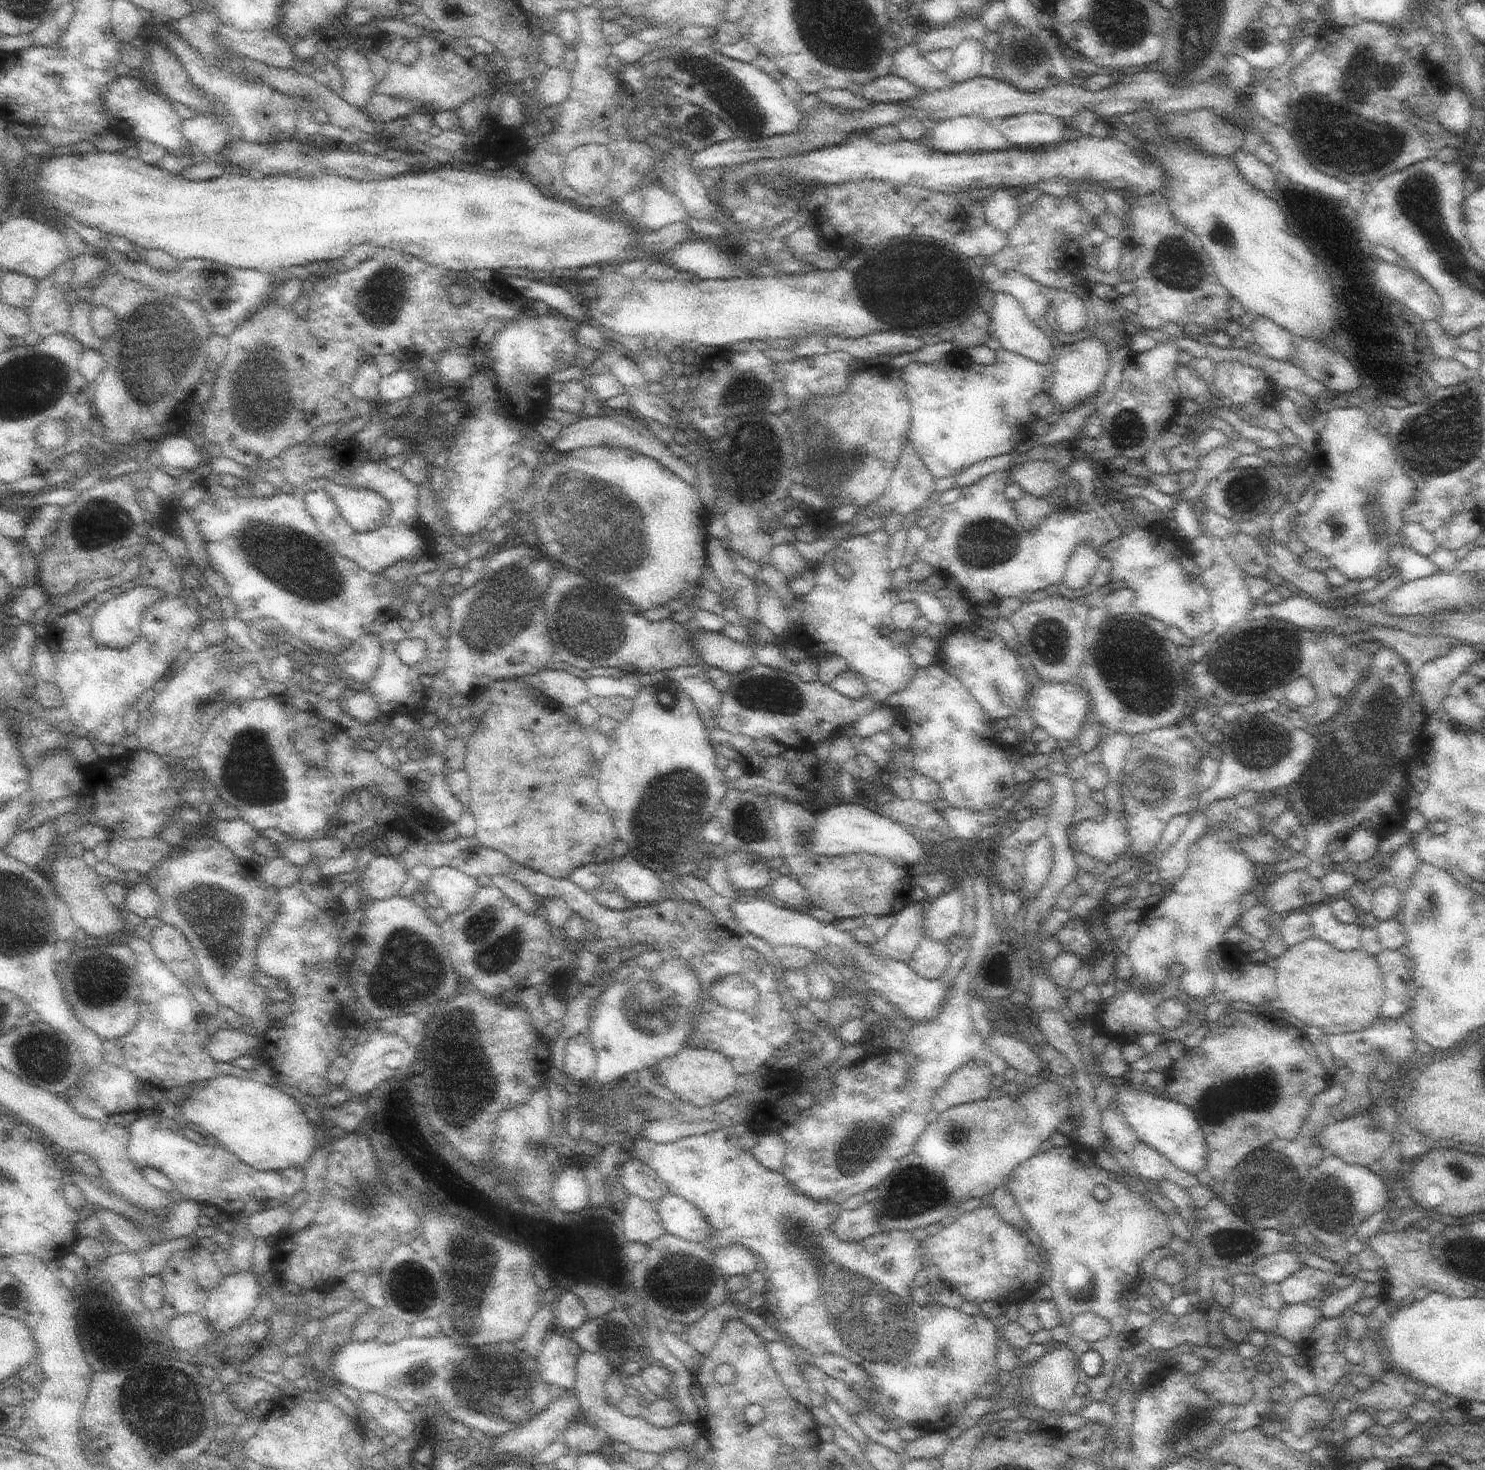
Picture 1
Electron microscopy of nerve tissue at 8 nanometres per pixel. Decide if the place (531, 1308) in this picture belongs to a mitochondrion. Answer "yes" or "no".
no

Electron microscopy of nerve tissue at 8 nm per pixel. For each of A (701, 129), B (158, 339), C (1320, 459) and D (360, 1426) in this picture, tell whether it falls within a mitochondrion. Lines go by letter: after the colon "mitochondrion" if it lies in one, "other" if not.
A: mitochondrion
B: mitochondrion
C: other
D: other

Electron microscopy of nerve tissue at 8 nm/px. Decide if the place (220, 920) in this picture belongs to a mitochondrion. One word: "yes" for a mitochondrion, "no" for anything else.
yes

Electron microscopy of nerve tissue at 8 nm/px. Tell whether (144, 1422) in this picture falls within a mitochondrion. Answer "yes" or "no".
yes

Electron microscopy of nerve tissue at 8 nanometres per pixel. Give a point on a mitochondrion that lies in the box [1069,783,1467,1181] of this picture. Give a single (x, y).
(1220, 1103)

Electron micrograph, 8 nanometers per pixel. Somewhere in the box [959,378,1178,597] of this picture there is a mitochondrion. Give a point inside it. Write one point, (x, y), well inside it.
(1129, 431)

